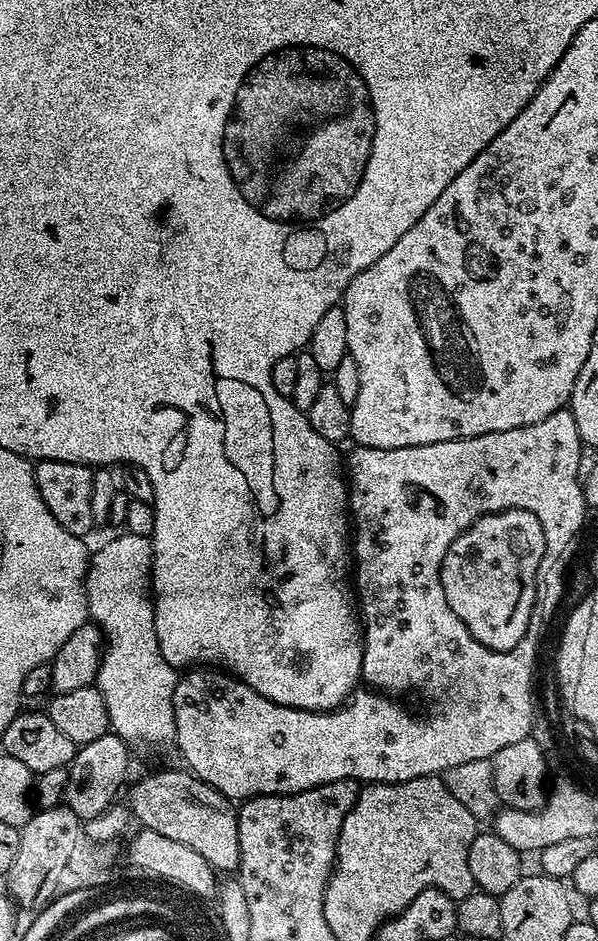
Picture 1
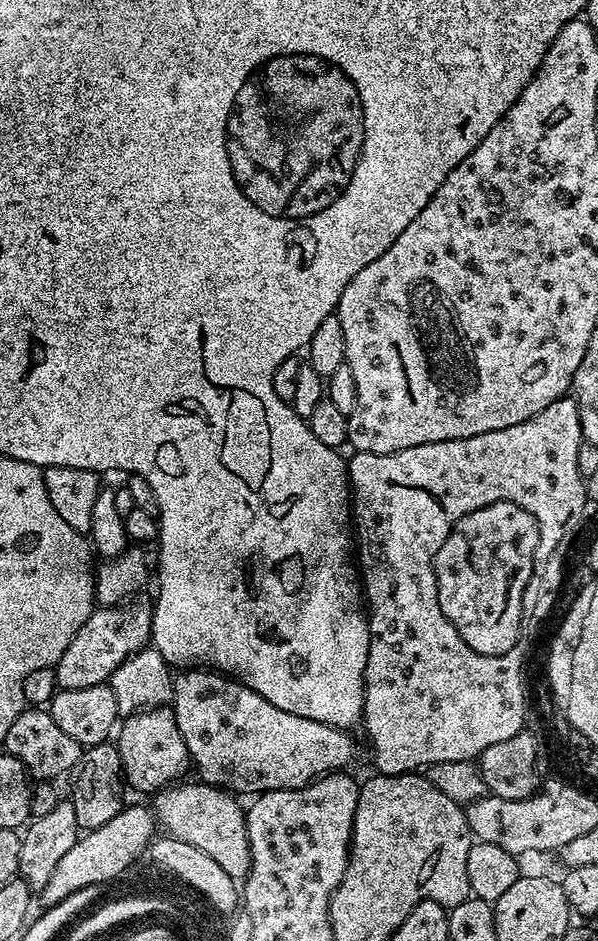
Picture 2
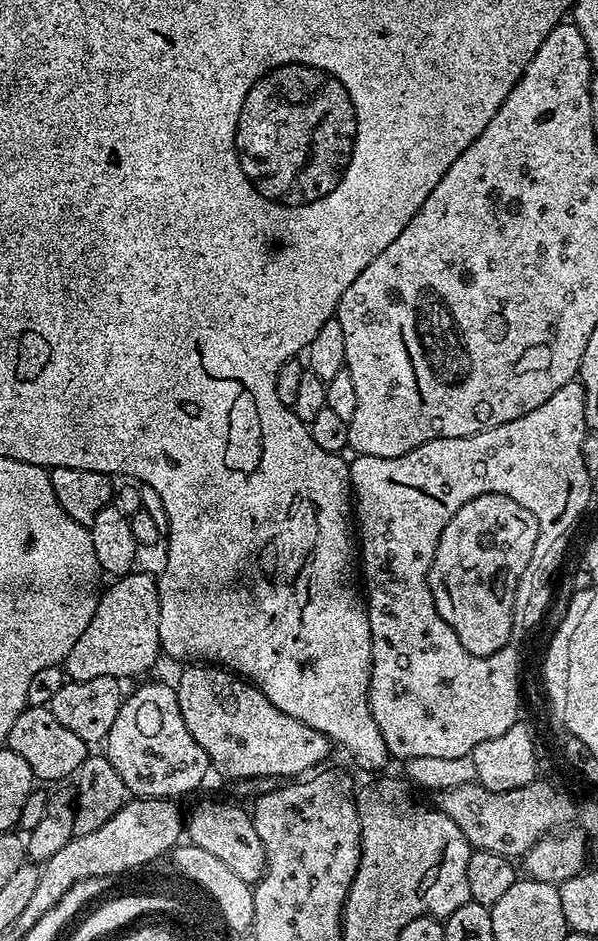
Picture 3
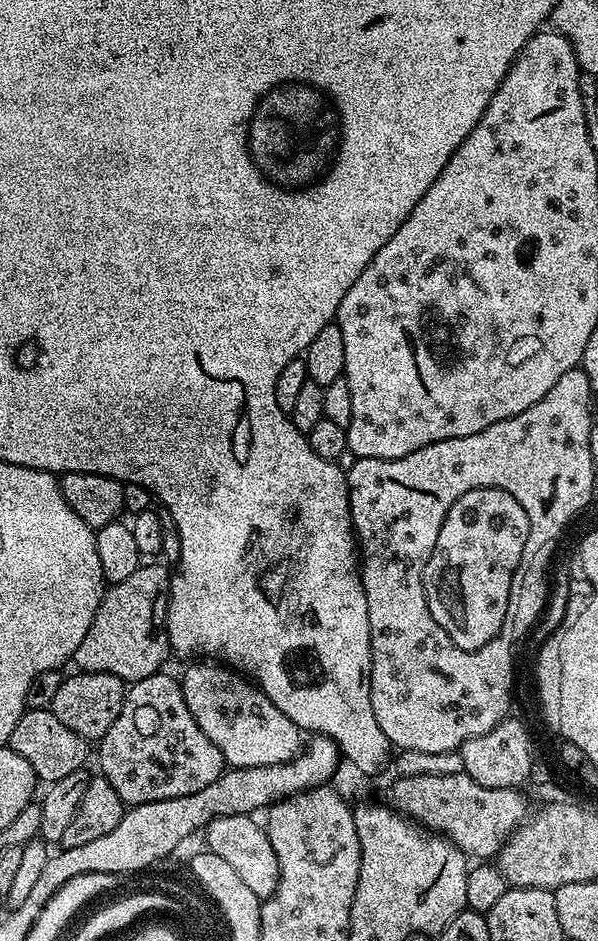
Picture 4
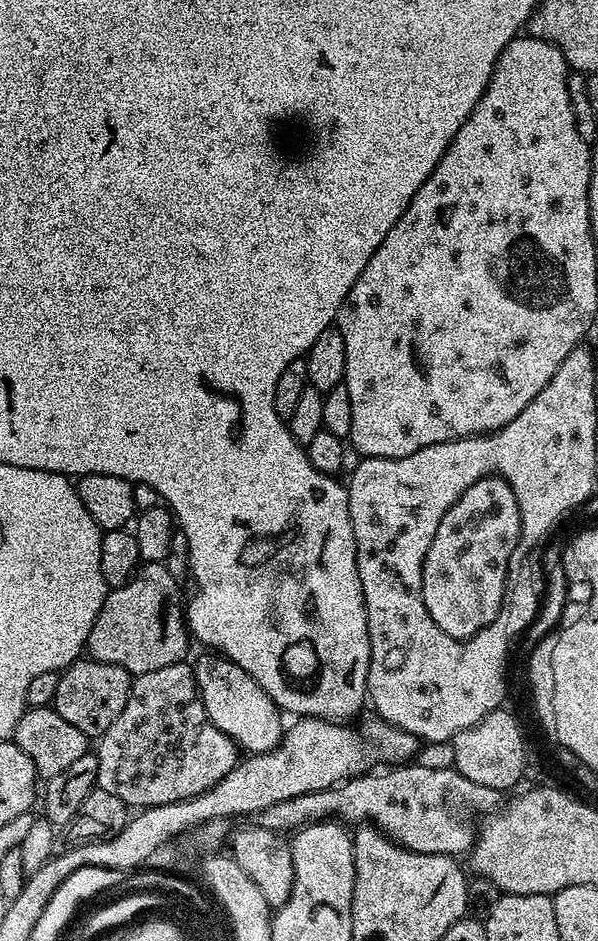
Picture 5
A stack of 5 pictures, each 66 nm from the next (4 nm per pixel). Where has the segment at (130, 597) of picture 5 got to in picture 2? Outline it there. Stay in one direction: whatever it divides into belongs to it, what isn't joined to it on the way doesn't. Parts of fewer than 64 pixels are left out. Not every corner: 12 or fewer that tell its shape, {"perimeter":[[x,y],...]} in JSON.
{"perimeter":[[97,607],[54,665],[60,688],[105,683],[147,647],[152,608]]}

